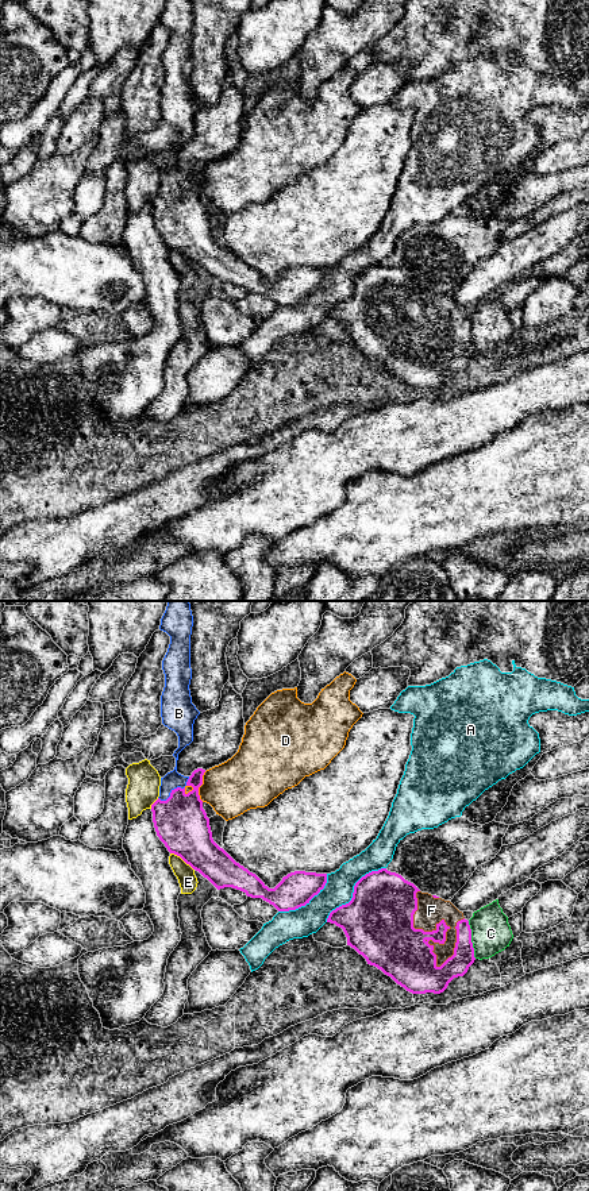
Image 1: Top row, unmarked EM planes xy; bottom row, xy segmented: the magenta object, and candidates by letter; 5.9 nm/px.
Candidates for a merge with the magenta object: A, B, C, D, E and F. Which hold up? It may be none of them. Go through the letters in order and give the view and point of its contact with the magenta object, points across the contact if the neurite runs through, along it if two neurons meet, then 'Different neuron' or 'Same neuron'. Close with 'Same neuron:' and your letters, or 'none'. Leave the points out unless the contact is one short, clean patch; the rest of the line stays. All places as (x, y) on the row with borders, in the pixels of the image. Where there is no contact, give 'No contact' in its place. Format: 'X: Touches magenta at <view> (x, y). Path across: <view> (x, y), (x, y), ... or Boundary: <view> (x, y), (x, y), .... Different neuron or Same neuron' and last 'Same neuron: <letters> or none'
A: Touches magenta at xy (354, 891). Different neuron
B: Touches magenta at xy (174, 789). Path across: xy (181, 824), (174, 813), (174, 789), (173, 779). Same neuron
C: Touches magenta at xy (470, 940). Different neuron
D: Touches magenta at xy (200, 785). Boundary: xy (206, 771), (199, 787), (199, 798), (201, 801). Different neuron
E: Touches magenta at xy (183, 859). Boundary: xy (170, 852), (180, 856), (193, 870). Different neuron
F: Touches magenta at xy (437, 925). Same neuron
Same neuron: B, F

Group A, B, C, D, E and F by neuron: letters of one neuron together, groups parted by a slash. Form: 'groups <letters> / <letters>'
groups A / B F / C / D / E

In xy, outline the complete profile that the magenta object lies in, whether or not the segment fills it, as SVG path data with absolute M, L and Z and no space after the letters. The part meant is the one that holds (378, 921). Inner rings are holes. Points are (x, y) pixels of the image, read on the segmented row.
M386 868L362 876L354 886L351 901L332 910L327 922L343 929L347 945L362 955L367 964L377 967L412 994L443 992L449 983L463 976L476 960L471 929L463 913L450 901L421 893L413 883Z

